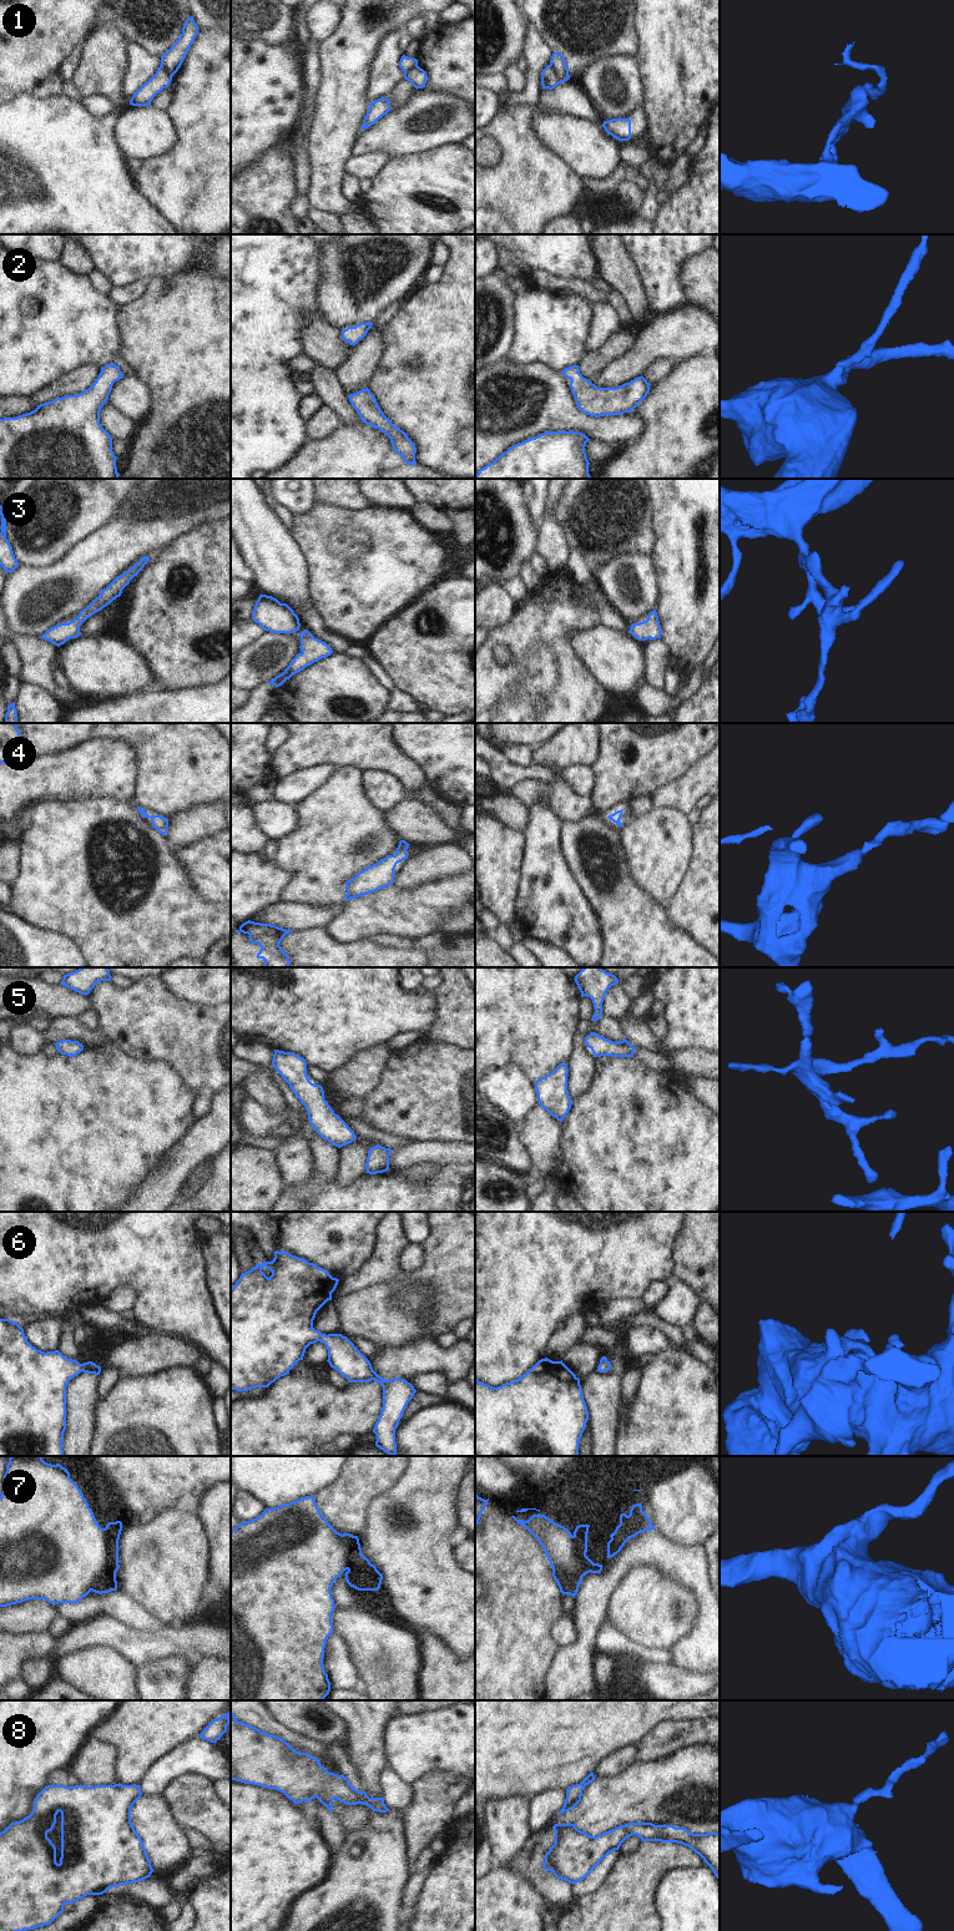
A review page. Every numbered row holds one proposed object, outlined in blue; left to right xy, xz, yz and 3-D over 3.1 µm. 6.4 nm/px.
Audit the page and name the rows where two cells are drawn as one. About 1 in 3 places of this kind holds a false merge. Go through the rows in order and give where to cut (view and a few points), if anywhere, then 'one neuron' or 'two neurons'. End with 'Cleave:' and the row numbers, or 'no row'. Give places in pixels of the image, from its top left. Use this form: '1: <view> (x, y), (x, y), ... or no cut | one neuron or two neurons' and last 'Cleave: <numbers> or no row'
1: yz (550, 64), (560, 82) | two neurons
2: no cut | one neuron
3: no cut | one neuron
4: no cut | one neuron
5: no cut | one neuron
6: no cut | one neuron
7: xy (115, 1572), (102, 1571), (90, 1590) | two neurons
8: no cut | one neuron
Cleave: 1, 7

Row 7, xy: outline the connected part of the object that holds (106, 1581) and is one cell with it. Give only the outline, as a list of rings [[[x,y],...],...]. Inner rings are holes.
[[[104,1571],[95,1579],[91,1591],[99,1594],[117,1589],[116,1573]]]

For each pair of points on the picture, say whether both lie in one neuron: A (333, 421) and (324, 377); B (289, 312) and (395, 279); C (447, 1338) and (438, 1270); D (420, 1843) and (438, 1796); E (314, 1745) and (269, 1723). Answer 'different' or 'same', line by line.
A: different
B: different
C: different
D: same
E: same

